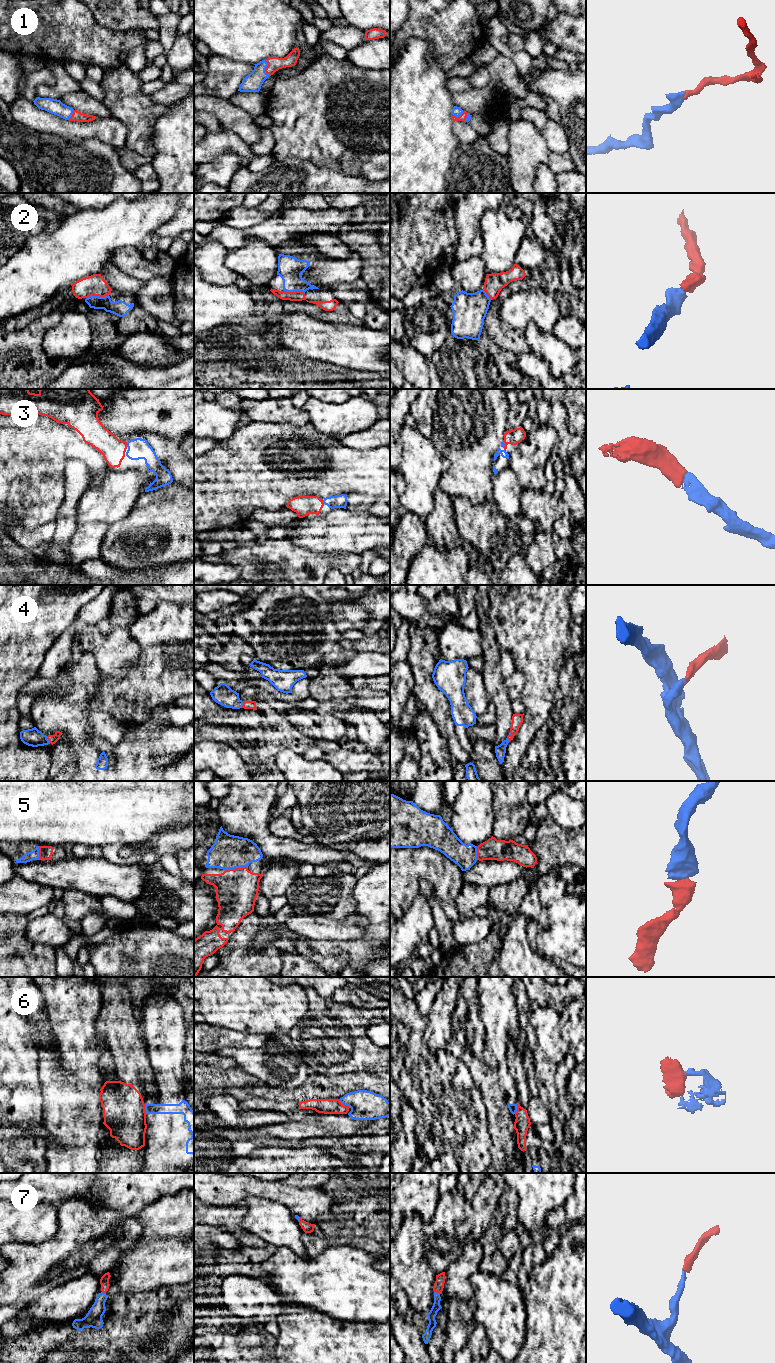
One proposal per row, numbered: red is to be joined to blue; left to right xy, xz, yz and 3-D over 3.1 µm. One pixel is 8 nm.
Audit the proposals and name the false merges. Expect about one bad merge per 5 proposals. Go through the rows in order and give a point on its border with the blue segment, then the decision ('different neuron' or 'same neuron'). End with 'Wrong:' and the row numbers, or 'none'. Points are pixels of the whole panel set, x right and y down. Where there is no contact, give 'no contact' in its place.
1: meets blue in xz at (265, 68); same neuron
2: meets blue in xy at (97, 296); same neuron
3: meets blue in xy at (127, 444); same neuron
4: meets blue in xy at (47, 739); same neuron
5: meets blue in xz at (235, 867); same neuron
6: meets blue in xz at (344, 1104); different neuron
7: meets blue in yz at (437, 1293); same neuron
Wrong: 6

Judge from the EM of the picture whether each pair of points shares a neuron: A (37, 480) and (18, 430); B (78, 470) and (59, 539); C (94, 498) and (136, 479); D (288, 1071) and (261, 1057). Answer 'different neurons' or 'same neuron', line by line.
A: same neuron
B: same neuron
C: same neuron
D: same neuron

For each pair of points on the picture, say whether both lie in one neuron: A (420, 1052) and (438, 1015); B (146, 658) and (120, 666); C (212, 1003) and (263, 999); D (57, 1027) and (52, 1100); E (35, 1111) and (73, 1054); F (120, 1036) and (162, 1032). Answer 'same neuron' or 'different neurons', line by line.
A: different neurons
B: different neurons
C: same neuron
D: same neuron
E: different neurons
F: different neurons

